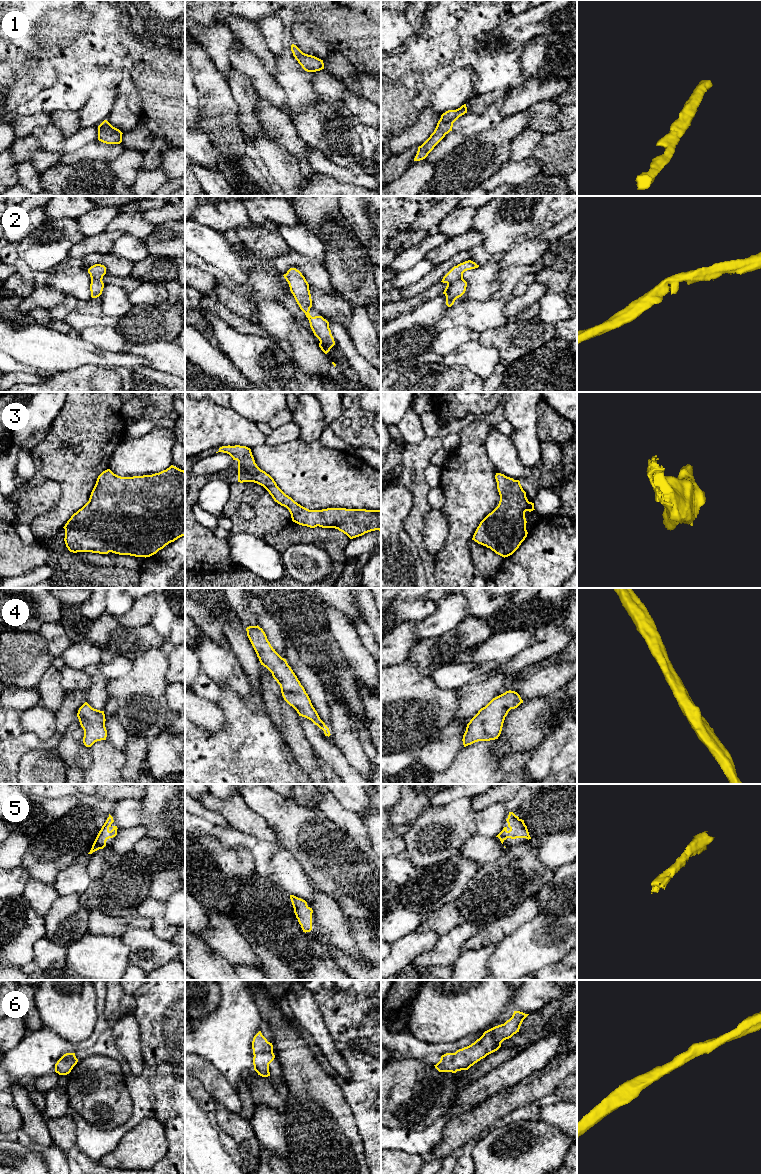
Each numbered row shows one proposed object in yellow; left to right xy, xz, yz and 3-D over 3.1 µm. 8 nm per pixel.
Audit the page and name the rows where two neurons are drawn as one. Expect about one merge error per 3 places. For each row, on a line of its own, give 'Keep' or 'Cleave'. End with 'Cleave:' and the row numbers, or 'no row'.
1: Keep
2: Keep
3: Keep
4: Keep
5: Keep
6: Keep
Cleave: no row

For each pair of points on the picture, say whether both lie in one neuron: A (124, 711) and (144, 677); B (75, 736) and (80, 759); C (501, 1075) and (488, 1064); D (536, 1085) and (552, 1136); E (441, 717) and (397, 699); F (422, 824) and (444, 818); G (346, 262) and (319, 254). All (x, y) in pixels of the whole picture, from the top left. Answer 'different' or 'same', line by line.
A: same
B: same
C: different
D: different
E: same
F: same
G: different

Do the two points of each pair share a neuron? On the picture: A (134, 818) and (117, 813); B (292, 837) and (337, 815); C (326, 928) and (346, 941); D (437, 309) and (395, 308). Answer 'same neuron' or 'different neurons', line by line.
A: same neuron
B: different neurons
C: same neuron
D: different neurons

